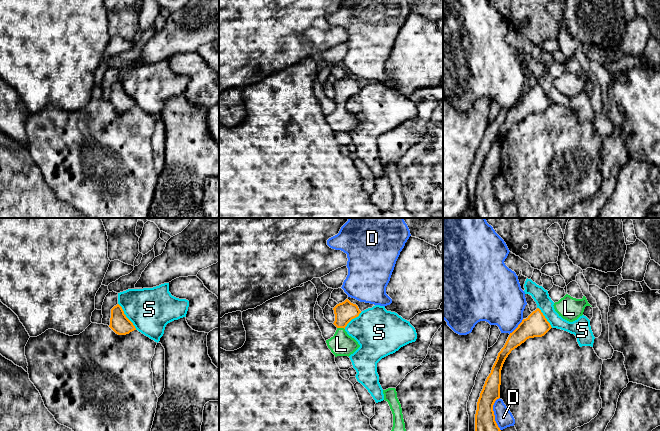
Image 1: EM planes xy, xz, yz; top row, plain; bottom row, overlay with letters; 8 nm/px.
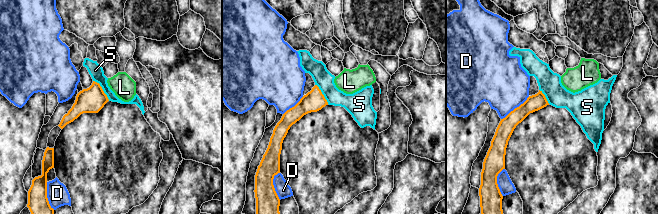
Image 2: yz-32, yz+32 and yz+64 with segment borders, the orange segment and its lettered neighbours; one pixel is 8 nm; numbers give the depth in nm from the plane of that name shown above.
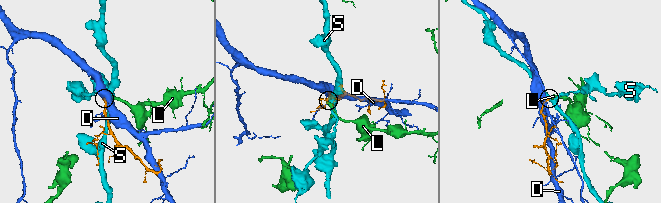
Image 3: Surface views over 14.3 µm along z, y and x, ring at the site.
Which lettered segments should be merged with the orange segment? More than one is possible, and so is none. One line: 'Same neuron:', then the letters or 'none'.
Same neuron: L

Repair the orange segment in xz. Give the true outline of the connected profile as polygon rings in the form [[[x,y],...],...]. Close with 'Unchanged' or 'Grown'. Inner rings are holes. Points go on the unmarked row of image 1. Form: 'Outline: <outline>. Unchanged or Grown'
Outline: [[[348,75],[337,80],[334,84],[335,97],[334,101],[337,106],[333,113],[326,116],[328,124],[337,132],[350,132],[360,121],[349,112],[345,107],[347,100],[354,94],[358,93],[361,87],[356,80],[351,79]]]. Grown

